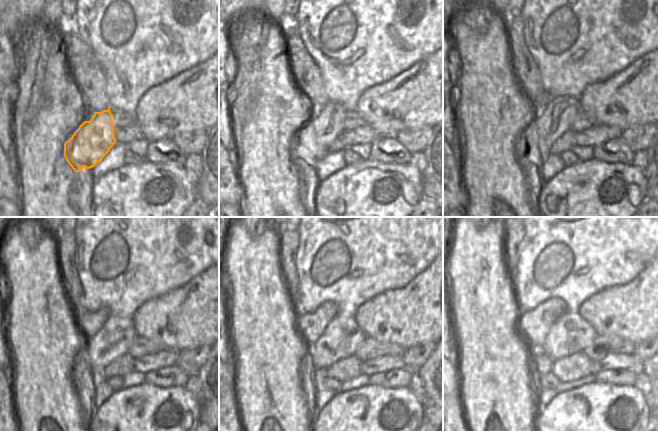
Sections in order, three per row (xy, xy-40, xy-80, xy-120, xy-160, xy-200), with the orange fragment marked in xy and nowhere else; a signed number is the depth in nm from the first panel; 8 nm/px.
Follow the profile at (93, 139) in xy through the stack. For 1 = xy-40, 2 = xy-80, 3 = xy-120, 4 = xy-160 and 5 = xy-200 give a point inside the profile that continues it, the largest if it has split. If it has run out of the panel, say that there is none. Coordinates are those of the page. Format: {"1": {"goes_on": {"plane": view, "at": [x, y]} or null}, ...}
{"1": {"goes_on": {"plane": "xy-40", "at": [311, 144]}}, "2": {"goes_on": {"plane": "xy-80", "at": [551, 121]}}, "3": {"goes_on": {"plane": "xy-120", "at": [114, 339]}}, "4": {"goes_on": {"plane": "xy-160", "at": [342, 337]}}, "5": {"goes_on": {"plane": "xy-200", "at": [570, 334]}}}

